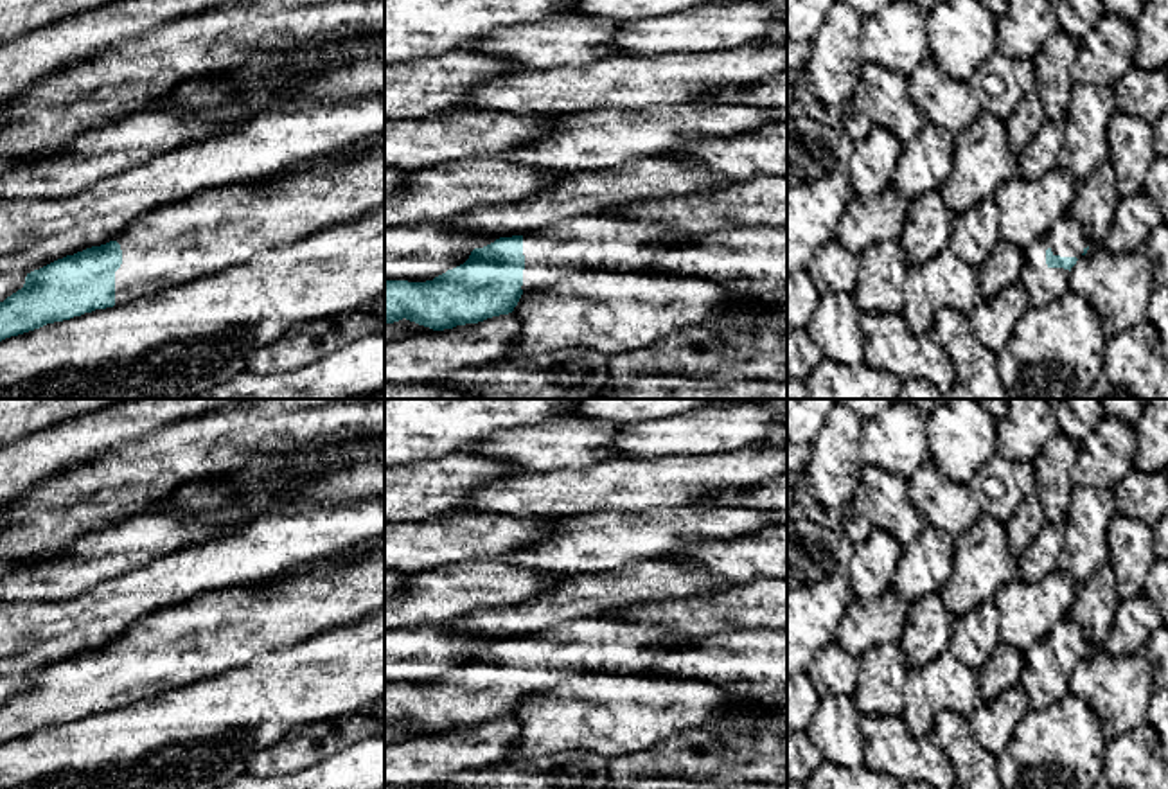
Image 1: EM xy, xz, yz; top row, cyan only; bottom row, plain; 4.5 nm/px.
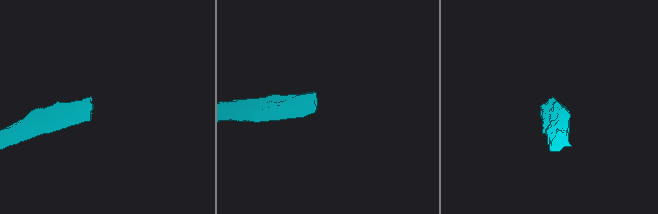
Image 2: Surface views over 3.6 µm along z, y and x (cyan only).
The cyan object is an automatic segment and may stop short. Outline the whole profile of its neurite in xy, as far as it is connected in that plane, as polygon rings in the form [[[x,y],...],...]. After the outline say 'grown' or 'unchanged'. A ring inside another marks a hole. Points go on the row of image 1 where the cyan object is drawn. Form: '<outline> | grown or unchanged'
[[[385,144],[349,156],[313,158],[252,183],[207,189],[133,221],[115,241],[92,246],[27,273],[22,289],[0,302],[0,341],[70,320],[173,284],[210,275],[264,252],[284,250],[385,205]]] | grown

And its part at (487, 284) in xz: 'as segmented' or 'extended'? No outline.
extended

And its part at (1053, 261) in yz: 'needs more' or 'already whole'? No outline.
needs more

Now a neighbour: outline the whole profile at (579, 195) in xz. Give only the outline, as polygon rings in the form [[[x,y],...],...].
[[[654,156],[600,173],[573,173],[557,187],[523,201],[465,210],[438,223],[500,239],[600,216],[616,205],[701,194],[726,185],[731,183],[710,167]]]

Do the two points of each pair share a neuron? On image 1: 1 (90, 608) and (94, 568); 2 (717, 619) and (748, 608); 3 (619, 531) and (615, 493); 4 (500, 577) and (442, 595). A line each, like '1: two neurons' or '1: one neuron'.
1: two neurons
2: one neuron
3: two neurons
4: one neuron

